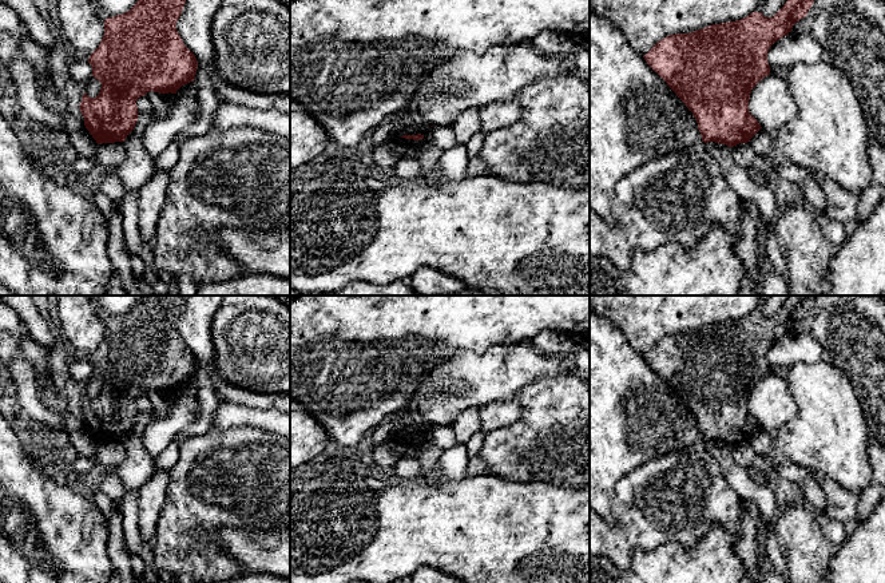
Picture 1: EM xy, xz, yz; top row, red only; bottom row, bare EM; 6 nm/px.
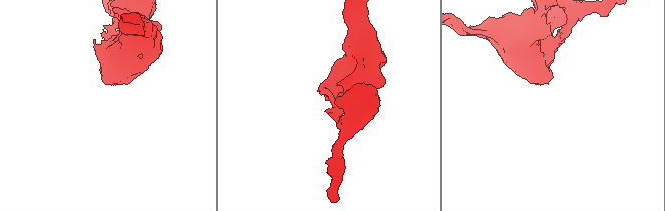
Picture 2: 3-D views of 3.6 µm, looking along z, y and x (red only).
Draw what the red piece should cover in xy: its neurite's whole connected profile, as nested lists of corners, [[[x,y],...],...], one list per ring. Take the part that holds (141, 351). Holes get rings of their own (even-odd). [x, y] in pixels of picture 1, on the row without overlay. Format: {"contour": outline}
{"contour": [[[139,296],[130,310],[104,320],[103,338],[88,358],[92,365],[92,376],[102,382],[102,388],[96,397],[90,397],[84,392],[79,405],[84,425],[98,444],[126,440],[138,421],[136,400],[140,396],[151,390],[176,393],[182,385],[194,381],[198,368],[197,357],[184,345],[176,330],[176,321],[182,314],[186,300],[187,296]]]}

